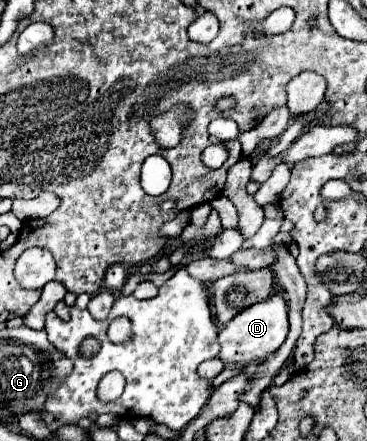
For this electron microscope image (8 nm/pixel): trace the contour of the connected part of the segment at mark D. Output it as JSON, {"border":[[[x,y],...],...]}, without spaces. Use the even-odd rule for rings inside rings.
{"border":[[[271,295],[267,301],[251,305],[239,315],[235,315],[225,325],[225,329],[219,331],[219,345],[221,345],[219,359],[223,363],[247,363],[251,359],[265,359],[283,345],[287,331],[289,331],[287,303],[281,295]]]}

